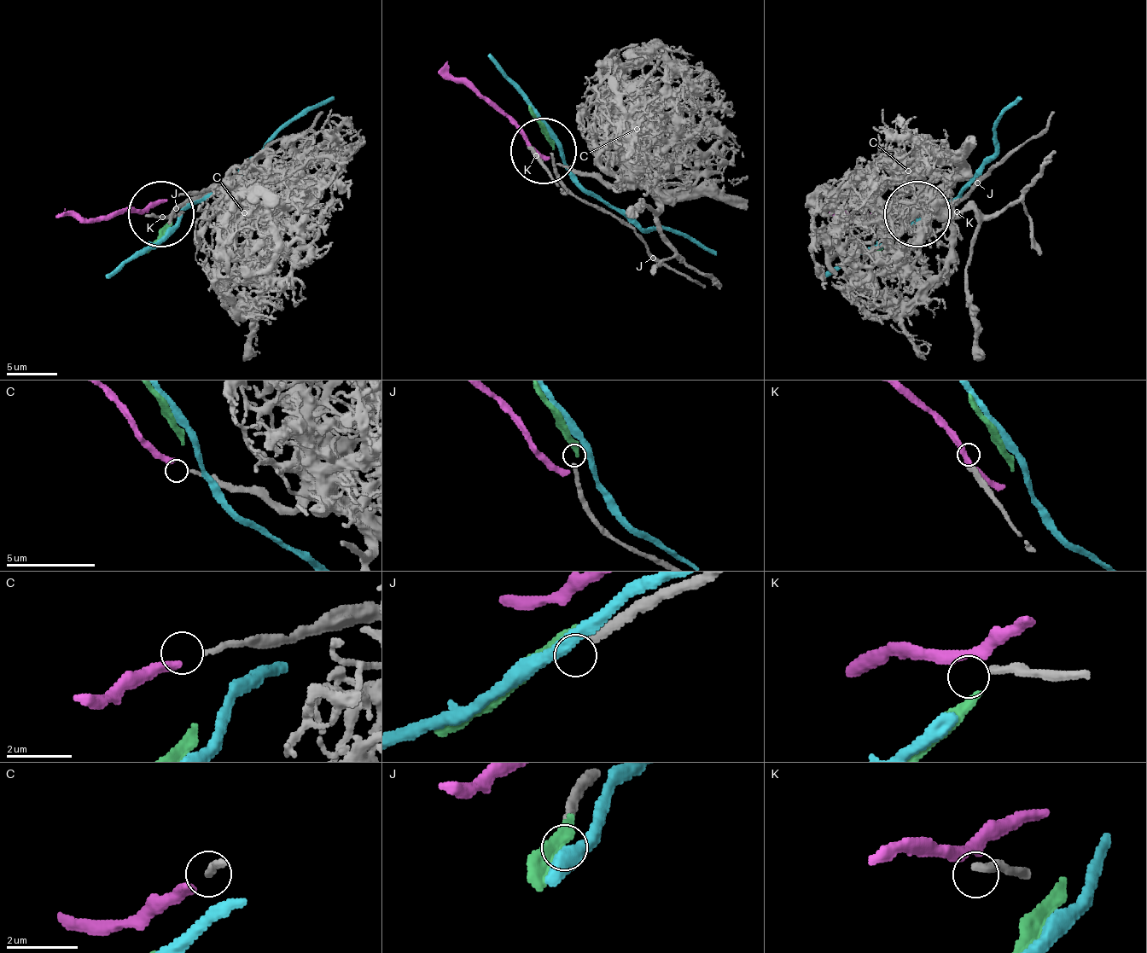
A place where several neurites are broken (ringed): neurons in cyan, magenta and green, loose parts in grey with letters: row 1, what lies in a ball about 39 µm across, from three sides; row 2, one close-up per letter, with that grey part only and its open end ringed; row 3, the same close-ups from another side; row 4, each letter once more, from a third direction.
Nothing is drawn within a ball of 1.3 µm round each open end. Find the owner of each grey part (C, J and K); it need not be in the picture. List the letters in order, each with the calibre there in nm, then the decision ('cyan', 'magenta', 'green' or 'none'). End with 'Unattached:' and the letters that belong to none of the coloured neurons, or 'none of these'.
C: calibre 160 nm; magenta
J: calibre 260 nm; none
K: calibre 260 nm; none
Unattached: J, K

